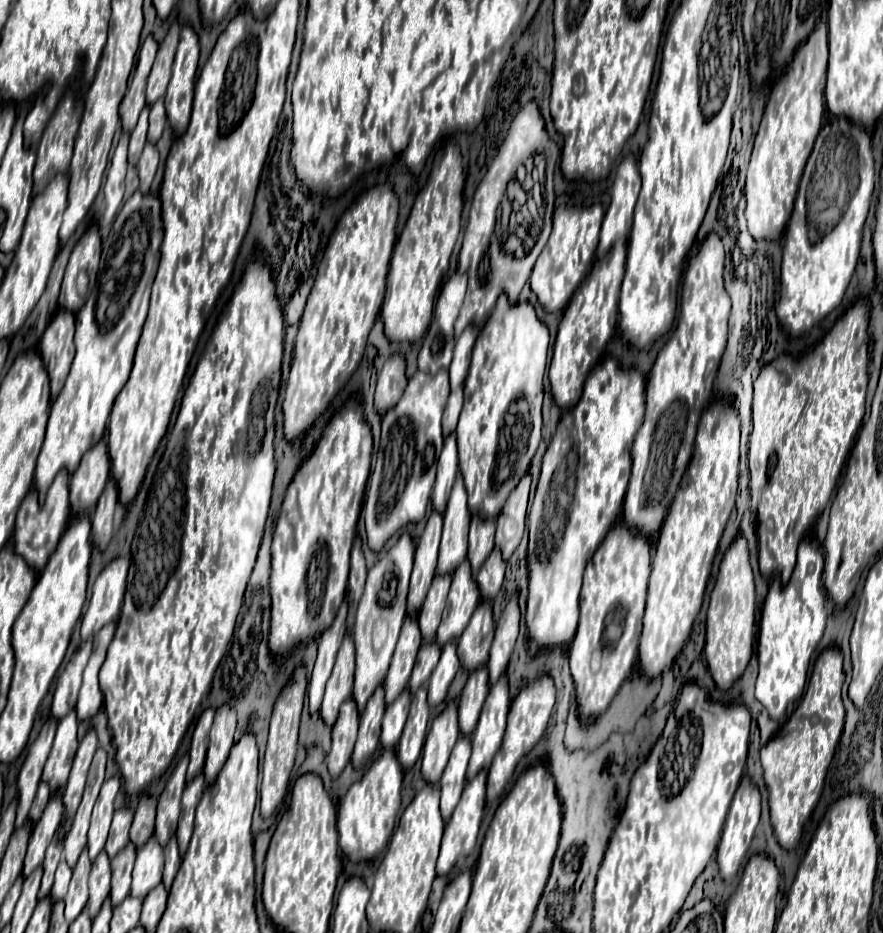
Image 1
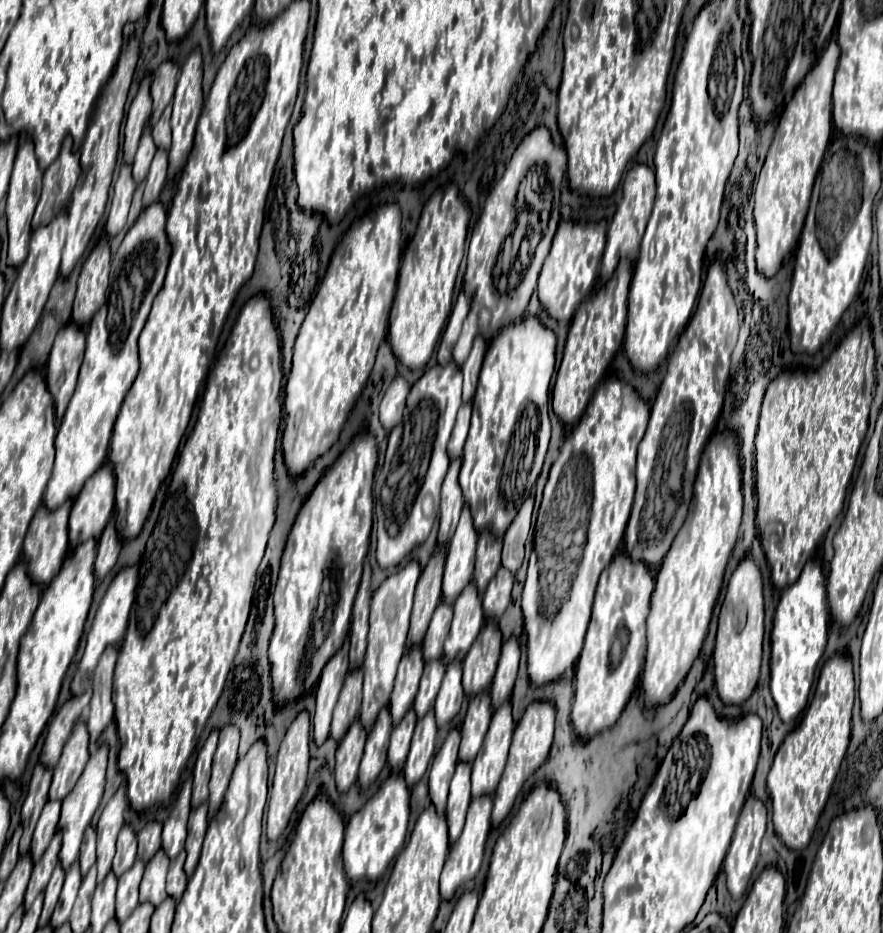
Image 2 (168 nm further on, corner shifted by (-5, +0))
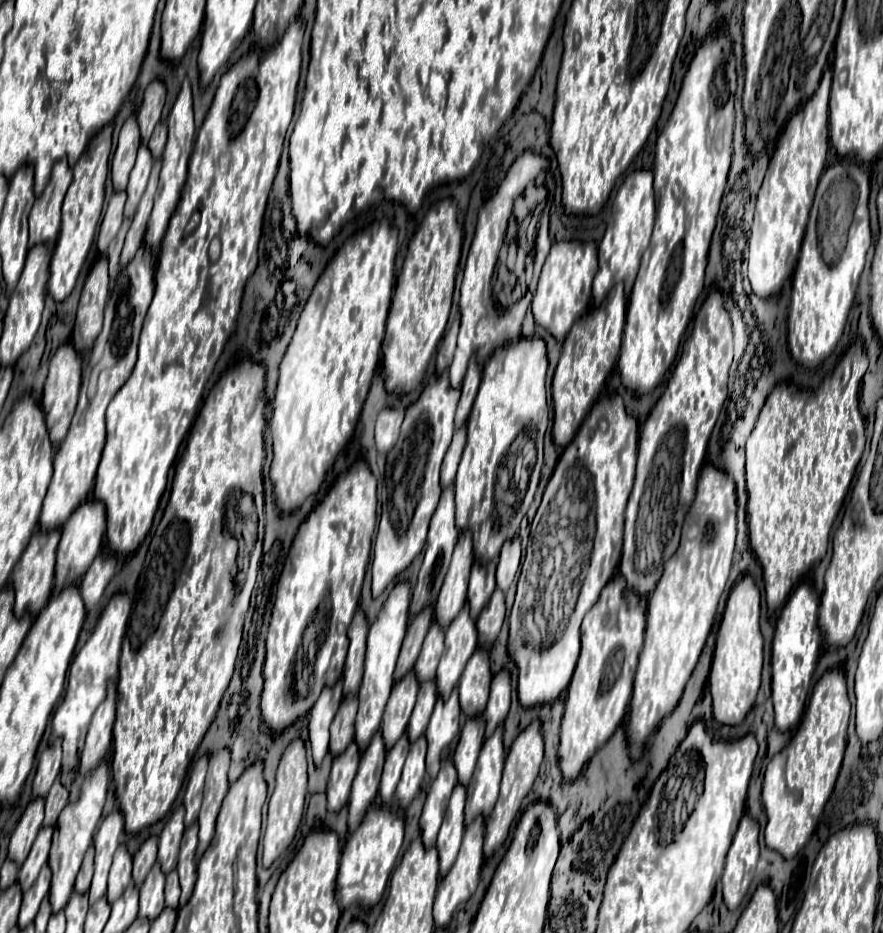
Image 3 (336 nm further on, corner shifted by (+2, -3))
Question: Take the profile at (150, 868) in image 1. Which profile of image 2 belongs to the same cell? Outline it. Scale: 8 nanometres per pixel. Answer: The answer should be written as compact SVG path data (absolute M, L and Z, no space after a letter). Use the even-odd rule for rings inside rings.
M160 849L152 861L146 863L144 869L144 877L140 883L140 901L150 901L152 905L160 905L160 901L164 901L164 897L168 897L166 893L166 873L168 873L168 855L164 853L164 849Z

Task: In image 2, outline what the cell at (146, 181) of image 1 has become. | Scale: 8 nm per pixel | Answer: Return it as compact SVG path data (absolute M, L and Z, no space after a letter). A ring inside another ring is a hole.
M158 149L156 155L154 155L154 159L152 159L148 177L146 177L144 205L150 205L150 203L156 203L158 201L158 193L164 187L166 173L168 173L168 153L162 151L162 149Z

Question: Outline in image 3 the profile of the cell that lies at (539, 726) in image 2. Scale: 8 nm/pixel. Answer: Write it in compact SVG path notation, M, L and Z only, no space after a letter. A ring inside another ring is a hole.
M535 720L531 722L513 742L507 760L505 760L505 770L503 770L503 780L501 780L501 794L499 800L495 804L493 816L489 816L487 824L485 824L485 858L491 858L507 840L509 830L513 820L517 818L519 810L521 810L521 802L523 798L529 794L537 774L539 774L539 766L543 760L543 736L541 736L541 724Z

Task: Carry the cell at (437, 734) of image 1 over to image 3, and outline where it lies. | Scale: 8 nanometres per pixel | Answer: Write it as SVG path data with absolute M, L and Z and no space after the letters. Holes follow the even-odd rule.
M445 760L445 764L441 766L441 772L437 774L437 778L433 780L433 784L427 792L425 808L421 814L421 838L423 838L425 848L435 846L437 832L439 832L443 814L447 810L455 784L457 784L457 770L451 760Z

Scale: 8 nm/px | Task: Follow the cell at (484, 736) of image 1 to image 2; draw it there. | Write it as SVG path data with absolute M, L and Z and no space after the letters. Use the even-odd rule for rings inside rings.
M504 701L504 705L494 709L484 745L472 761L472 797L492 795L496 791L496 785L506 765L512 731L512 707L510 701Z

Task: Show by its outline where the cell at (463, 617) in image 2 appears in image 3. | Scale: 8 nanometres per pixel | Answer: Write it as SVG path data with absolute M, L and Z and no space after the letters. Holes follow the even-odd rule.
M469 606L459 612L457 620L447 628L445 634L445 652L437 668L437 692L443 700L449 698L453 688L457 688L459 678L465 670L467 660L473 656L473 652L479 648L477 644L477 628L475 622L469 616Z

